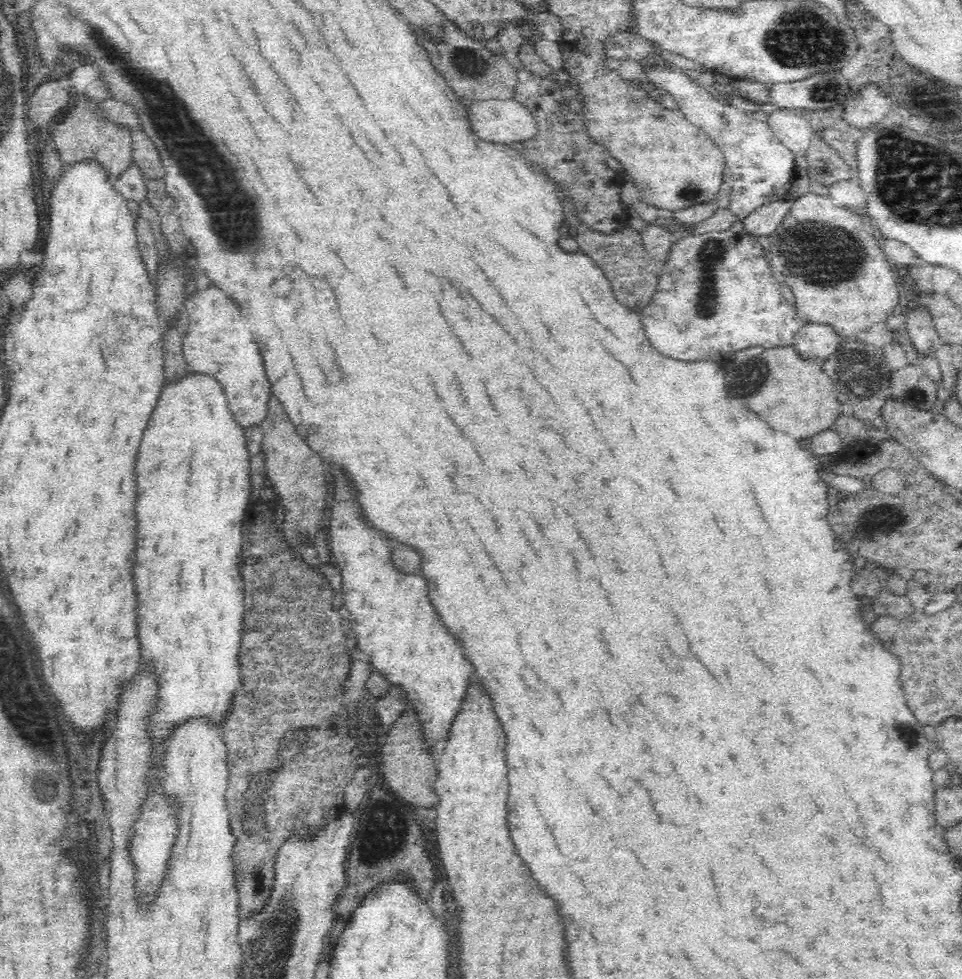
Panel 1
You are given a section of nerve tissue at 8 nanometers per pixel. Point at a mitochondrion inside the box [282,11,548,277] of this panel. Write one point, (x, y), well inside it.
(460, 55)

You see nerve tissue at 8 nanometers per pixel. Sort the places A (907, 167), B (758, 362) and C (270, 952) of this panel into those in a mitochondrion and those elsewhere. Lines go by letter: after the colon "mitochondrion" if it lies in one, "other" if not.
A: mitochondrion
B: mitochondrion
C: mitochondrion

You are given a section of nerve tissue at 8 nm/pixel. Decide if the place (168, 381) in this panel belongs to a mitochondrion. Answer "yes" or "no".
no

